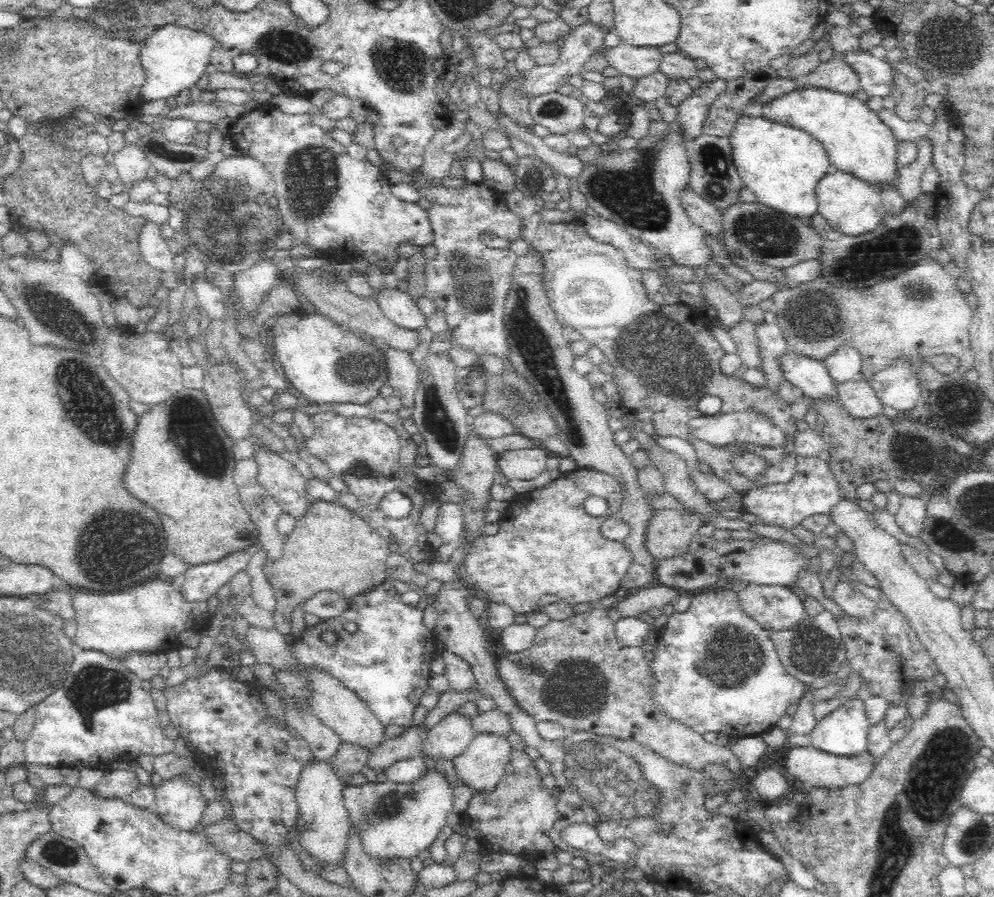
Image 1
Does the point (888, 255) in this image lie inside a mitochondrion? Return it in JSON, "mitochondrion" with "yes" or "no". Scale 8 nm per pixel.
{"mitochondrion":"yes"}

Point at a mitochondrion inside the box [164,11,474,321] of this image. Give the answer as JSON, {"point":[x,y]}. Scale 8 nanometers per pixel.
{"point":[229,221]}

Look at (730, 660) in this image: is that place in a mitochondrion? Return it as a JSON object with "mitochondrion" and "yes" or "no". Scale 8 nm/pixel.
{"mitochondrion":"yes"}

